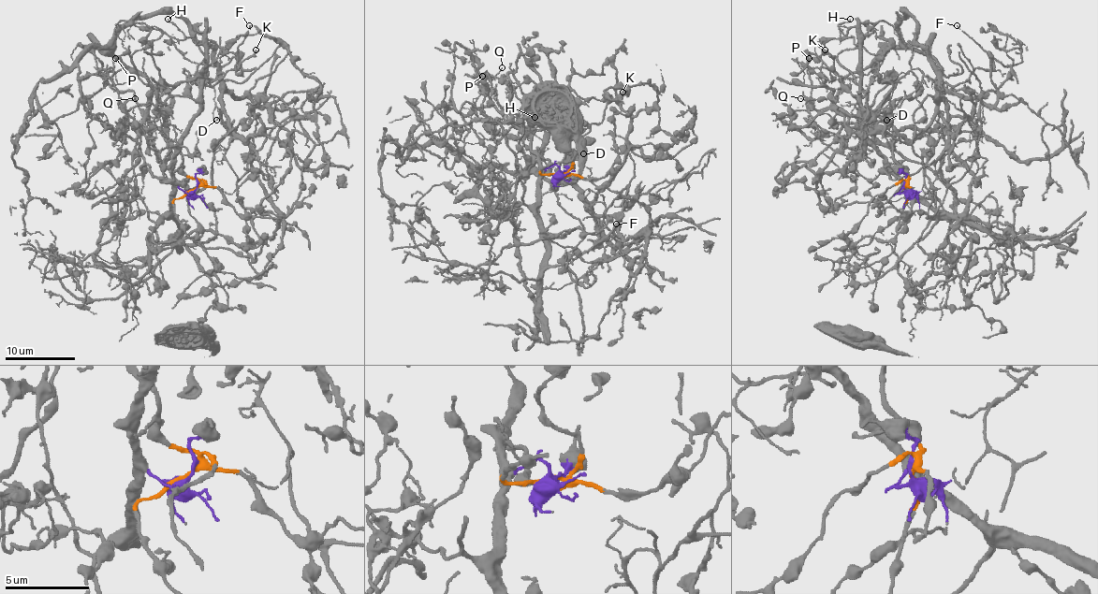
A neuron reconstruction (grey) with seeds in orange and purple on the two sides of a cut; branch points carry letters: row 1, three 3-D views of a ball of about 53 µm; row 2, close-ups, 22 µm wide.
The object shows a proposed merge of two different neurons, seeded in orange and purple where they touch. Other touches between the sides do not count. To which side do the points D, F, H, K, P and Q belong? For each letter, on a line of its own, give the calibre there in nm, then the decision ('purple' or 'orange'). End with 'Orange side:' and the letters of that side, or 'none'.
D: 100 nm thick; purple
F: 110 nm thick; purple
H: 110 nm thick; purple
K: 200 nm thick; orange
P: 280 nm thick; orange
Q: 80 nm thick; purple
Orange side: K, P

